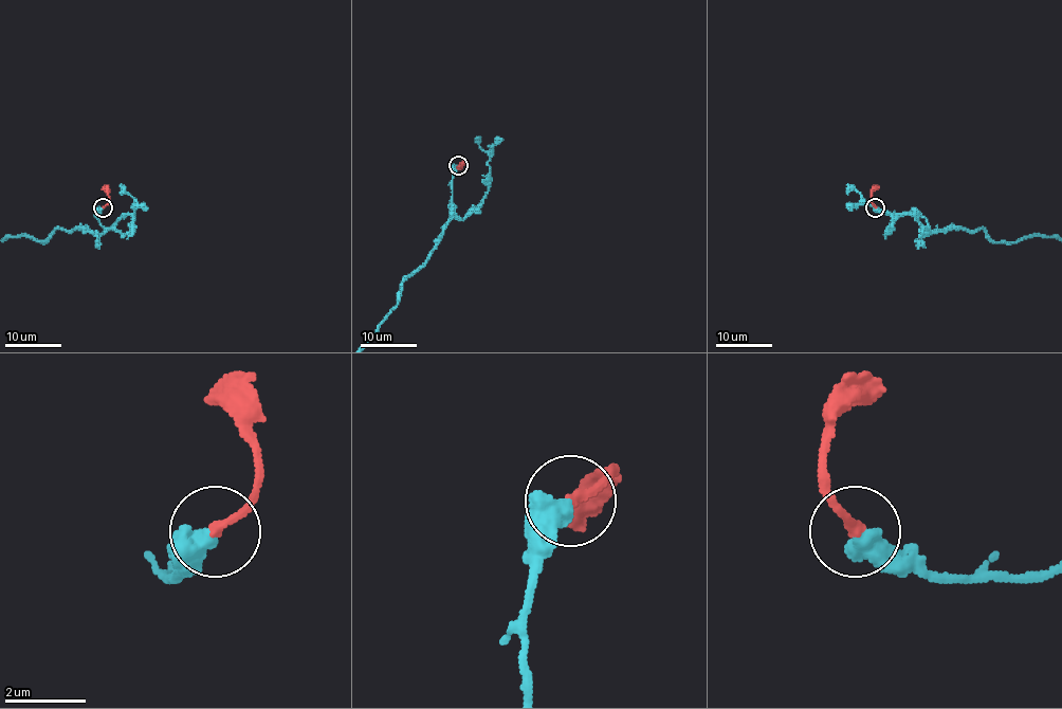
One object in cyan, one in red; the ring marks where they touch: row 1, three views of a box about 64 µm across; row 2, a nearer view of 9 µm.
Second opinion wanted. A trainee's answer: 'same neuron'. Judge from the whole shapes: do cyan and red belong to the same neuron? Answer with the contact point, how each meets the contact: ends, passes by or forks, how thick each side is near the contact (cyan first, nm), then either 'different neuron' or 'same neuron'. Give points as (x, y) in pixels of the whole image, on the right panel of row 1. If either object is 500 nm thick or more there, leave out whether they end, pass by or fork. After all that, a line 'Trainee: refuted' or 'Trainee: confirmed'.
place (875, 207); calibres 500 and 200 nm; same neuron
Trainee: confirmed

